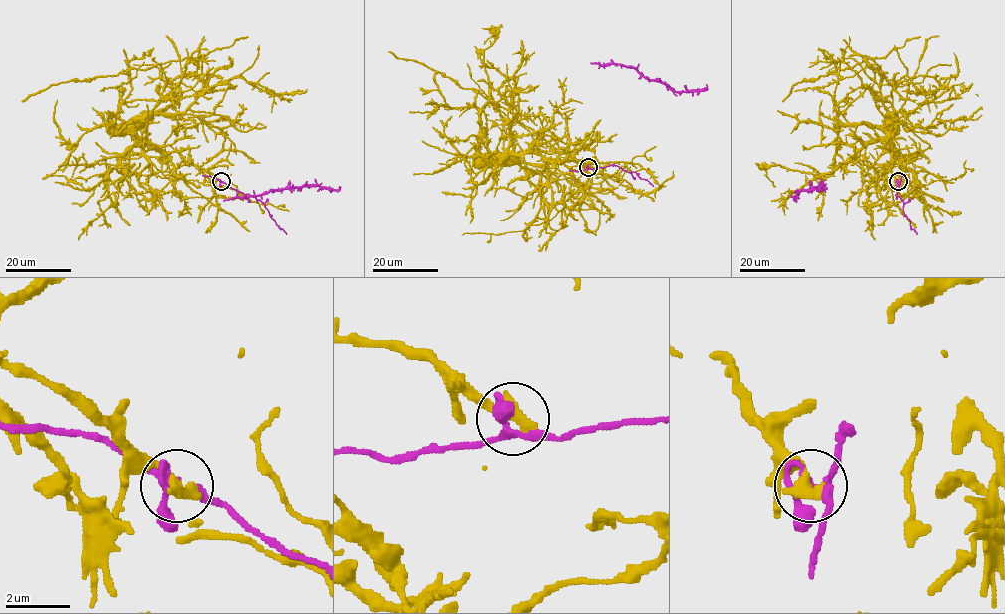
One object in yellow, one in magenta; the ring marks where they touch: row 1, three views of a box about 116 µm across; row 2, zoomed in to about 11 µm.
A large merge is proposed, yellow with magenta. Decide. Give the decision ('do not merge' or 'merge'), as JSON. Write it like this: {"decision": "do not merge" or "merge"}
{"decision": "do not merge"}

